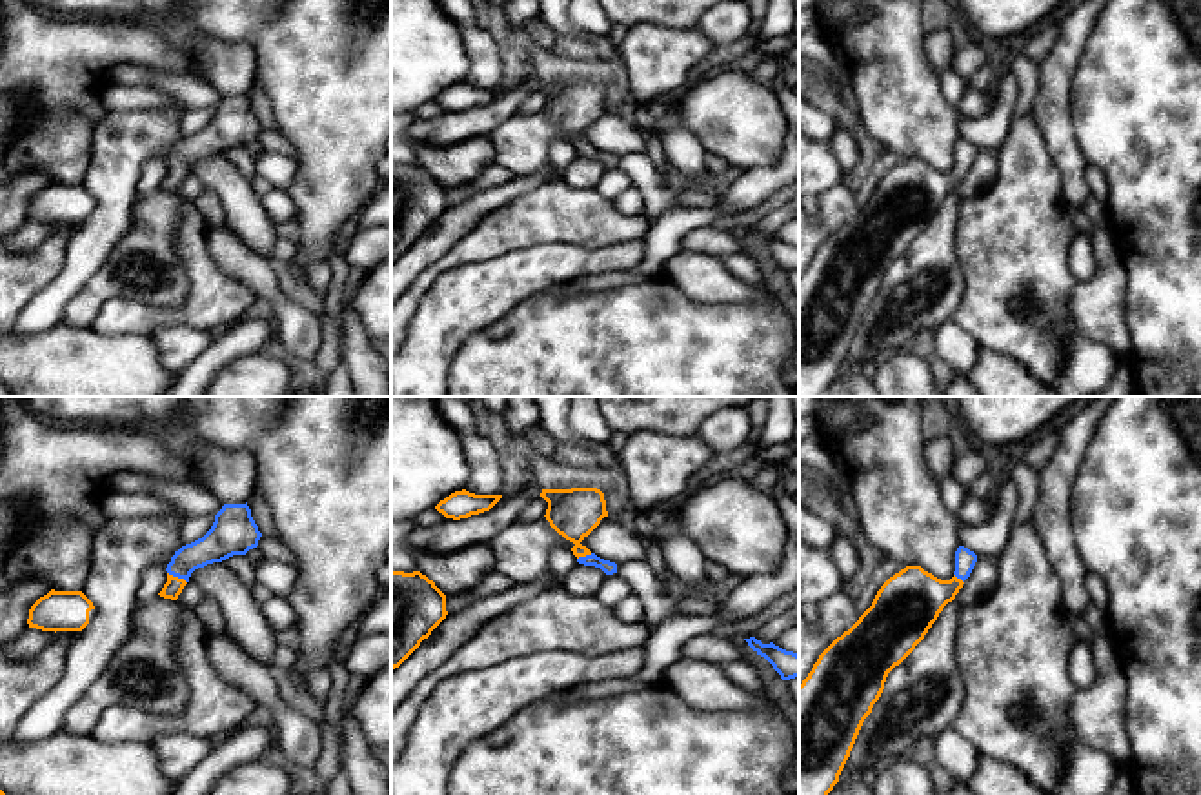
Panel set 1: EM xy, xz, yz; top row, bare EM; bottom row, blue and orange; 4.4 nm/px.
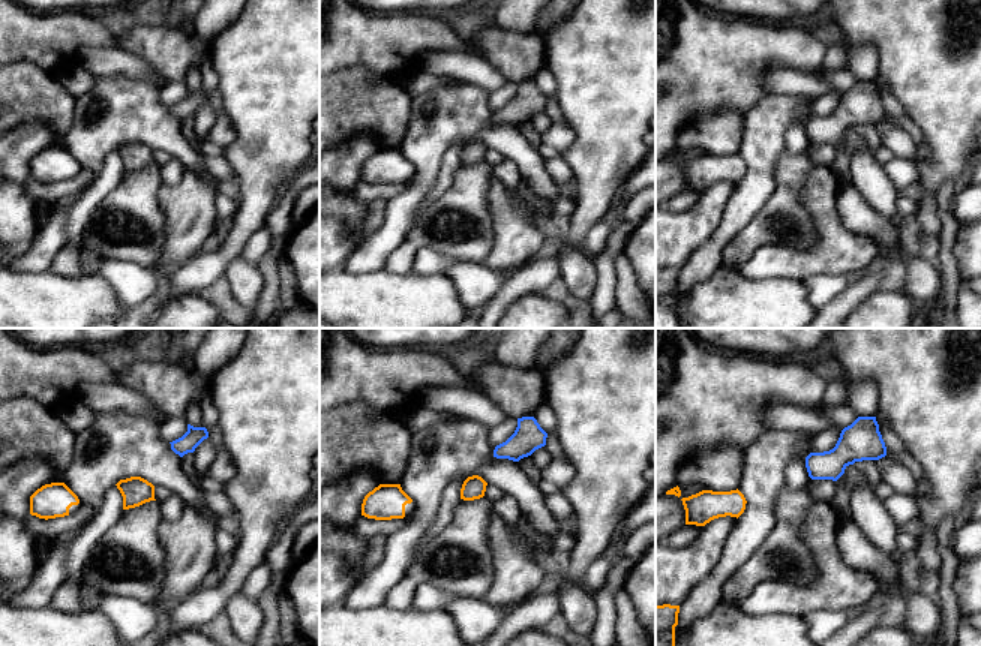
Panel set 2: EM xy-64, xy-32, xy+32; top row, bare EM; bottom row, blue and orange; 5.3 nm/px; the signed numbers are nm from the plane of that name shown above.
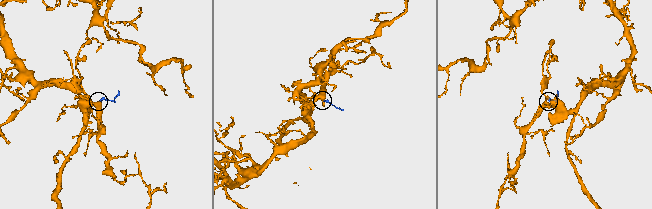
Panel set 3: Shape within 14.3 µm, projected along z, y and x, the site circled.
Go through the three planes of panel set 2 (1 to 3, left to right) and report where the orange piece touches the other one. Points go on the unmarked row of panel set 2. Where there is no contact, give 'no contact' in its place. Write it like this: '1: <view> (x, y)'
1: no contact
2: no contact
3: no contact

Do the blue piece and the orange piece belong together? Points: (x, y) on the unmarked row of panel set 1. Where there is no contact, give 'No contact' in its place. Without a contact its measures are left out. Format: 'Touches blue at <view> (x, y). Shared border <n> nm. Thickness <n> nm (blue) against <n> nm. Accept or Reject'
Touches blue at xy (177, 168). Shared border 100 nm. Thickness 150 nm (blue) against 80 nm. Accept

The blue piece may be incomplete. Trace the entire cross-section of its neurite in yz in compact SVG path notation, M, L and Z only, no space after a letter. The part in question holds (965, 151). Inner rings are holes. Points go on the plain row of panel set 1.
M959 138L950 173L941 173L921 158L906 158L881 178L859 213L819 247L799 278L799 397L826 397L864 311L884 282L888 266L924 231L943 200L955 191L975 155L977 147Z

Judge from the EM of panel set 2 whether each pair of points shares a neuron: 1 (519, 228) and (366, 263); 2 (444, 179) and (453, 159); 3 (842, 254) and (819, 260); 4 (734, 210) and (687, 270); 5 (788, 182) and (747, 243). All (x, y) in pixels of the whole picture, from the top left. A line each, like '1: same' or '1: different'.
1: different
2: same
3: same
4: same
5: same

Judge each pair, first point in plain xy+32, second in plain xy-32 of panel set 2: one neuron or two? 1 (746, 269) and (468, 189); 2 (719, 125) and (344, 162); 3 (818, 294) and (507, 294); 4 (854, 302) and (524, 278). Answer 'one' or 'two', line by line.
1: two
2: two
3: two
4: one

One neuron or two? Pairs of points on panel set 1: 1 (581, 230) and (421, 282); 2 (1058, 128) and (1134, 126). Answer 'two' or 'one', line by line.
1: one
2: two

